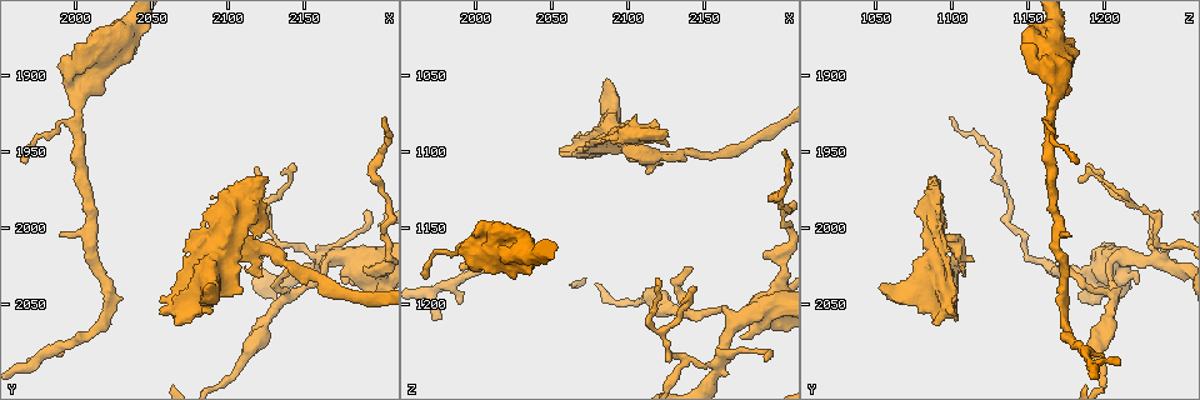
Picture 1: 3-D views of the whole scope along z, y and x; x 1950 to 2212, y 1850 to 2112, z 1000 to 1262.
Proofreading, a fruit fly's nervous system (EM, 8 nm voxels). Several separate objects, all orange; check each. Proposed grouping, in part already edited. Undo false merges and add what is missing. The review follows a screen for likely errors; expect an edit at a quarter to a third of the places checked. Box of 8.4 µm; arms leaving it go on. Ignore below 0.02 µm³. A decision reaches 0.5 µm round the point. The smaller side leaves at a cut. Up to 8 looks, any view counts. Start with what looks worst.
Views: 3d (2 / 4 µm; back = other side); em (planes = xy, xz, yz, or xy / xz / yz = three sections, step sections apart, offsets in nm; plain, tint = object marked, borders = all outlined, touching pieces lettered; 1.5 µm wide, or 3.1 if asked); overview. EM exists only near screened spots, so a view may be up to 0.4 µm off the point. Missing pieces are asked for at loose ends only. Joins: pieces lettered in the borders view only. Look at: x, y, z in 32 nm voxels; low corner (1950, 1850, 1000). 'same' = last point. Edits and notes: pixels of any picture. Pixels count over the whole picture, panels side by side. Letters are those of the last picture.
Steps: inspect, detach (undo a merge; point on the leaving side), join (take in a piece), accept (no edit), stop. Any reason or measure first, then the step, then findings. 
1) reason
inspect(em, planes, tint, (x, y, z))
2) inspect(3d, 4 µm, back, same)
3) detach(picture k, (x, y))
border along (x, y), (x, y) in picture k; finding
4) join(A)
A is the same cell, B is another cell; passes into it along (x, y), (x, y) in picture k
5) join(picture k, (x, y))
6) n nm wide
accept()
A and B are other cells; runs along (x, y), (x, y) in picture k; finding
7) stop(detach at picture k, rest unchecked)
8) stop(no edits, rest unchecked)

inspect(3d, 2 µm, (2098, 2008, 1090))

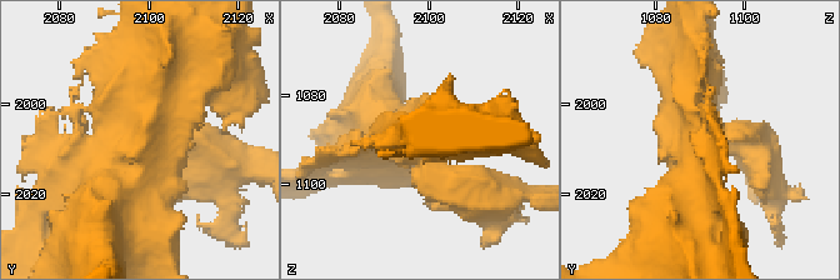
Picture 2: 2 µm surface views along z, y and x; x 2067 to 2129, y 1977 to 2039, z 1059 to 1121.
now the EM
inspect(em, xz, step 8, borders, (2098, 2009, 1087))

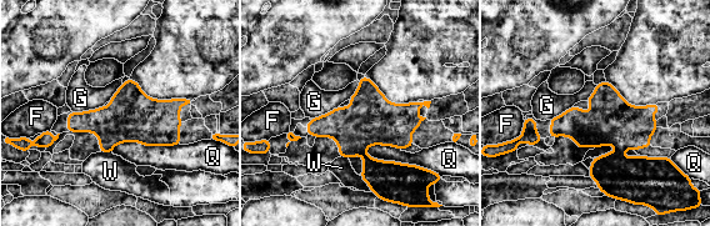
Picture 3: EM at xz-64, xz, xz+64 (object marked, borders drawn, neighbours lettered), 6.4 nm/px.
Q touches over 420 nm
accept()
F, G, Q and W are other cells; border along (103, 105), (73, 112) in picture 3; all the same neuron

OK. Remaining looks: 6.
stops while still wide
inspect(em, planes, borders, (1992, 1902, 1164))

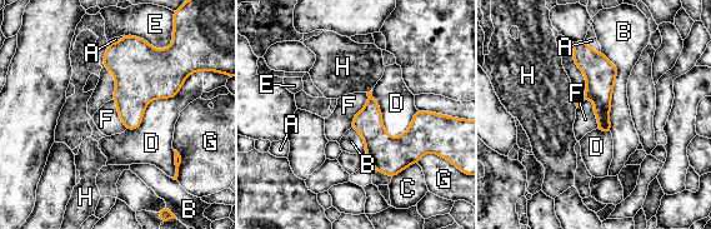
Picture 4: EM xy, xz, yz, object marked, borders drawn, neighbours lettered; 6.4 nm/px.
accept()
A, B, C, D, E, F, G and H are other cells; none of them fits

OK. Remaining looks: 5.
thin end
inspect(em, planes, borders, (1974, 2090, 1210))

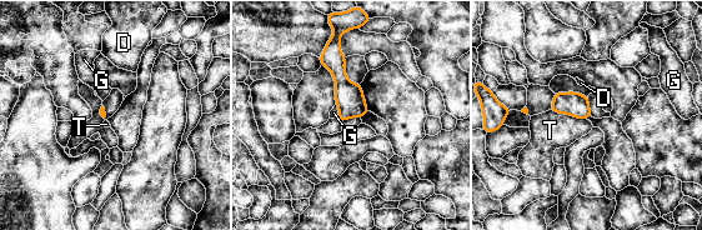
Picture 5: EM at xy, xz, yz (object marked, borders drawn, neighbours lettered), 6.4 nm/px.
accept()
D, G and T are other cells; none of them fits

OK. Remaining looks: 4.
stop(no edits, rest unchecked)

